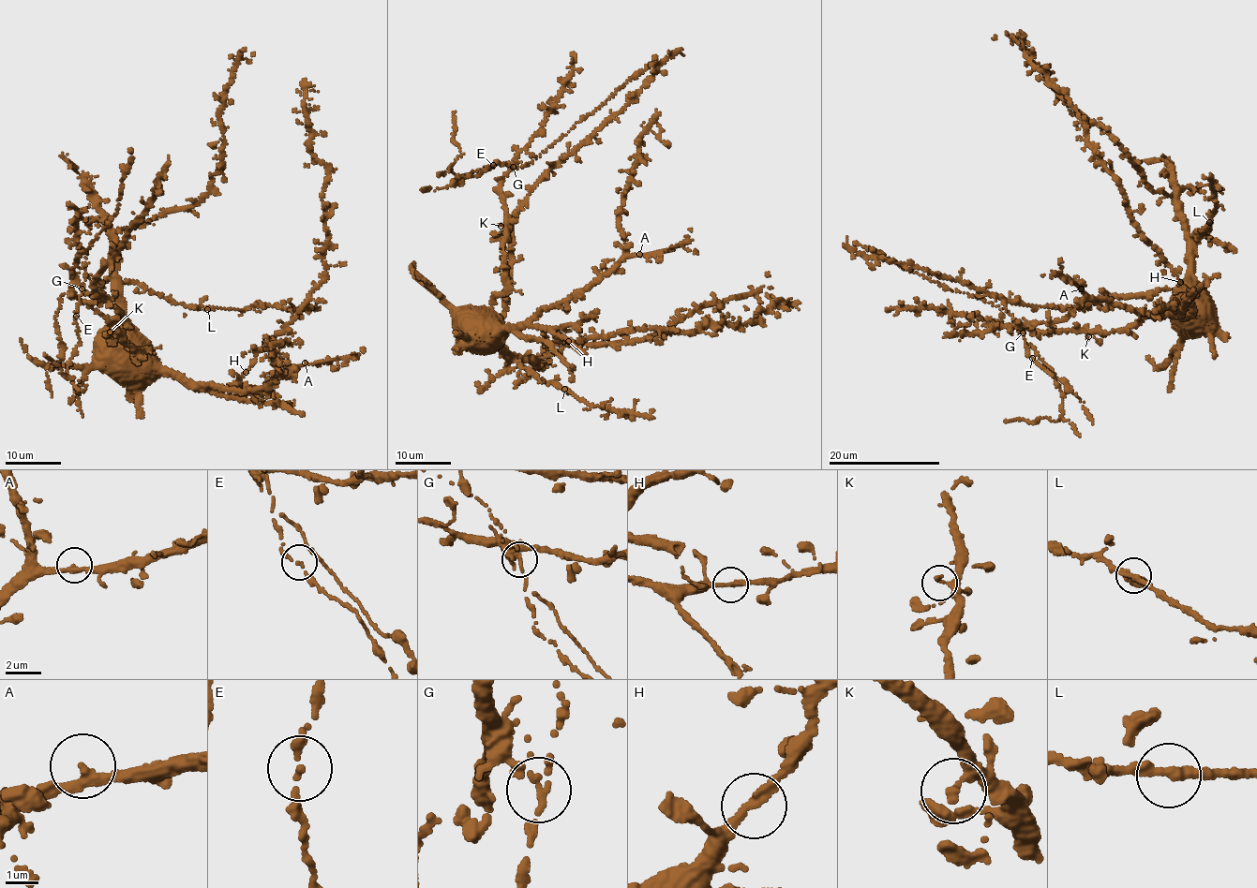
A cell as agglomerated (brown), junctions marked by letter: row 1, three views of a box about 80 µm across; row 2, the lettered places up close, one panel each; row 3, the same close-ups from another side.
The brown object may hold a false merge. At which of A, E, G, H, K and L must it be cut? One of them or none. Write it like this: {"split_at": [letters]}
{"split_at": ["G"]}

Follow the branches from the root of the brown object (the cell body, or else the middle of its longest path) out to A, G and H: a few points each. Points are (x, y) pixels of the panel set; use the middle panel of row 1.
A: (470, 347), (482, 347), (501, 331), (518, 328), (544, 310), (590, 288), (626, 258), (639, 254)
G: (470, 347), (461, 342), (461, 323), (491, 308), (496, 294), (505, 290), (506, 217), (500, 184), (513, 167)
H: (470, 347), (482, 347), (501, 331), (513, 328), (528, 338), (551, 343), (568, 341)

